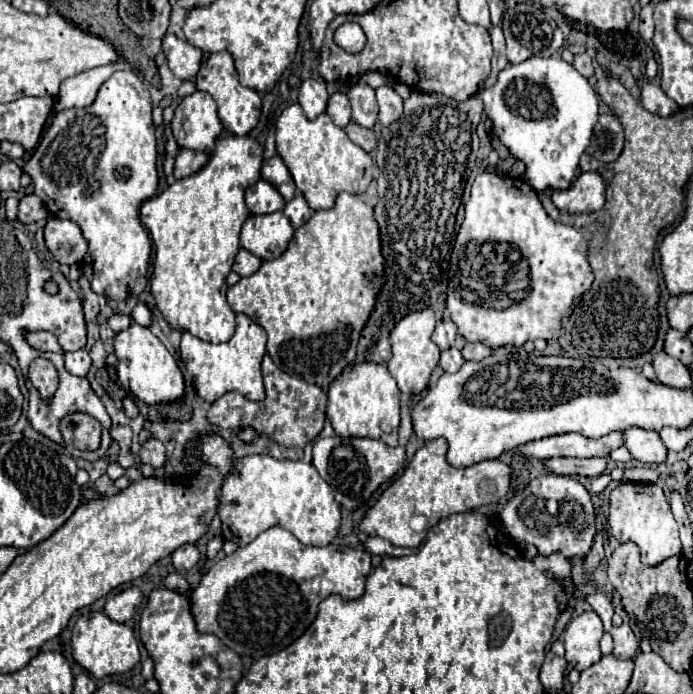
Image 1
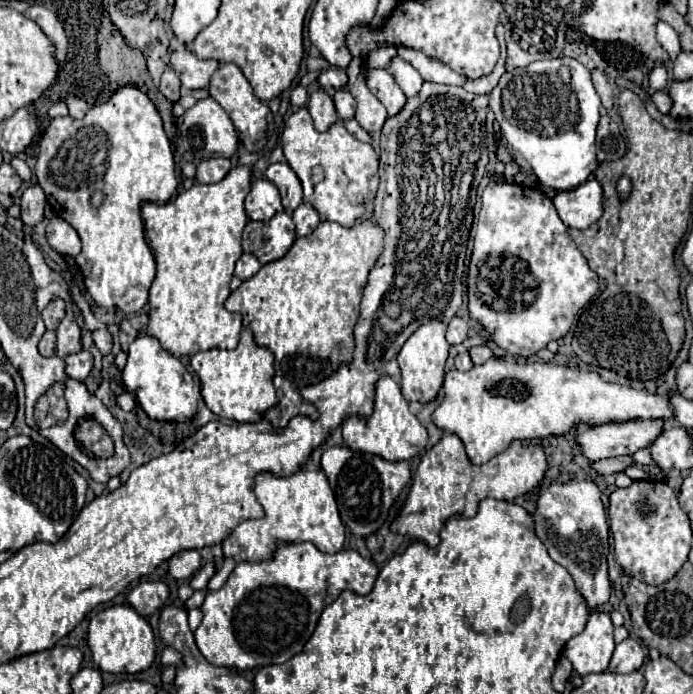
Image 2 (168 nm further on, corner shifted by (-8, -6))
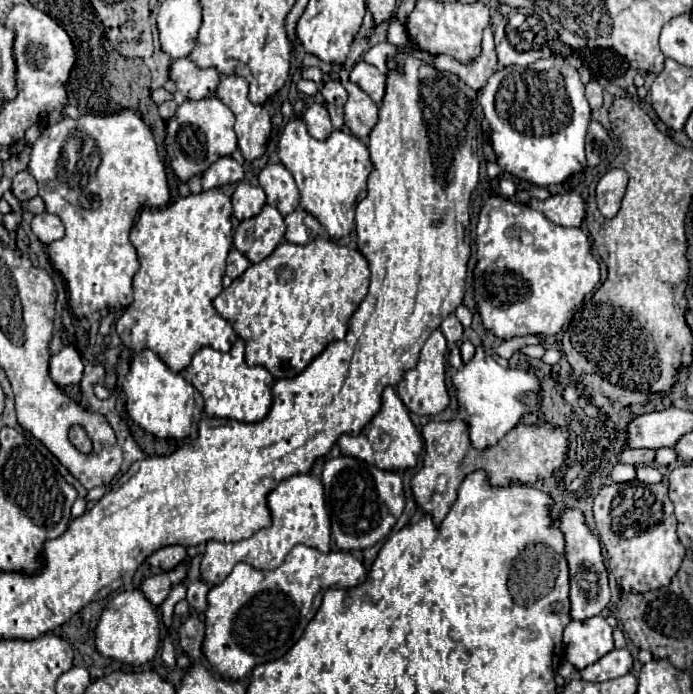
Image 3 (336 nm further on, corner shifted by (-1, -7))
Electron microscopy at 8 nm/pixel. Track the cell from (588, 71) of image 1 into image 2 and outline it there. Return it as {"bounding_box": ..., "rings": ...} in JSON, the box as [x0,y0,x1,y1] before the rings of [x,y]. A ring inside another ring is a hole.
{"bounding_box":[591,69,613,109],"rings":[[[593,69],[591,75],[593,75],[593,85],[595,85],[595,89],[597,89],[599,97],[601,97],[603,107],[605,109],[611,109],[613,107],[613,89],[611,89],[605,73],[601,69]]]}

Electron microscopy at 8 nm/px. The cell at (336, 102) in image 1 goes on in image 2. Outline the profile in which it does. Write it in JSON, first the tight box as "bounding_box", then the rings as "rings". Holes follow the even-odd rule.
{"bounding_box":[333,89,355,121],"rings":[[[339,89],[335,93],[333,101],[335,101],[337,115],[339,115],[341,121],[347,121],[347,119],[355,117],[355,99],[353,99],[353,95],[347,89]]]}

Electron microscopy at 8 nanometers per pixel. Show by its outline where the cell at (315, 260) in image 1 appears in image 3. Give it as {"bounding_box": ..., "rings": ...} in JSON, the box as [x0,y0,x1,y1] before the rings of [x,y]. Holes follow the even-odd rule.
{"bounding_box":[212,238,370,378],"rings":[[[322,238],[304,246],[282,242],[262,262],[250,264],[212,304],[246,342],[248,366],[264,366],[274,378],[292,378],[326,344],[346,336],[352,314],[368,294],[368,282],[370,270],[358,250]]]}

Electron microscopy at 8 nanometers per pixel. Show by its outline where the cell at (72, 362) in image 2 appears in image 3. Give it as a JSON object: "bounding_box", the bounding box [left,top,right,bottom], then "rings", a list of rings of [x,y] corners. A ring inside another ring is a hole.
{"bounding_box":[50,346,82,386],"rings":[[[74,346],[62,348],[50,360],[50,376],[58,386],[78,384],[82,378],[82,358]]]}

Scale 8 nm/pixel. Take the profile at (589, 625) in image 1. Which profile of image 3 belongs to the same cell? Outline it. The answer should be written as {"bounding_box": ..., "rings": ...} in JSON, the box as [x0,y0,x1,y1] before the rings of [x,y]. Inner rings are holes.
{"bounding_box":[564,616,614,670],"rings":[[[594,616],[582,622],[570,622],[564,630],[566,660],[578,670],[598,662],[604,654],[614,650],[612,628],[604,616]]]}

